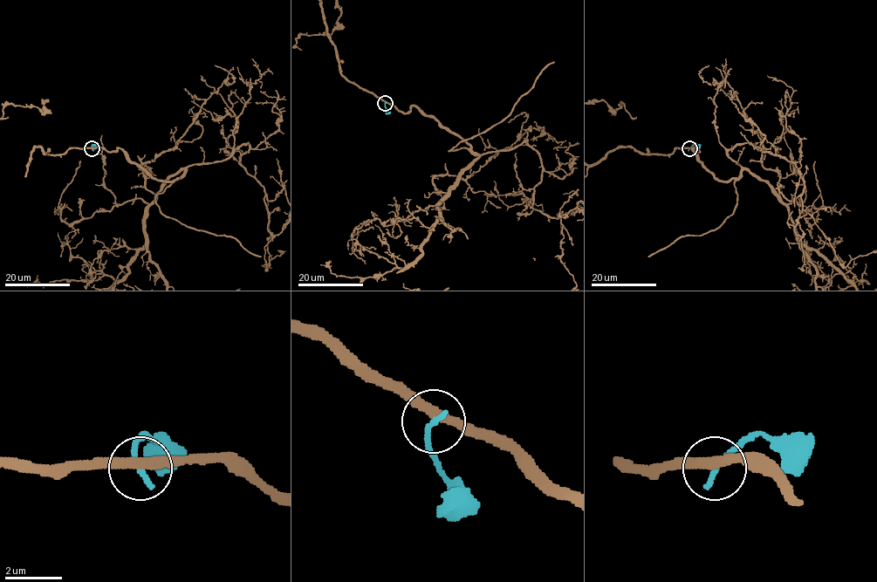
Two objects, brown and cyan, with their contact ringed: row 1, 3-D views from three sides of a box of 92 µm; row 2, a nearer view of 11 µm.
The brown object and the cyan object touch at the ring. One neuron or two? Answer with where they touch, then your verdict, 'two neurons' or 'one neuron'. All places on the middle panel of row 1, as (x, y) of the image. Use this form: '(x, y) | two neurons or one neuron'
(385, 103) | two neurons

